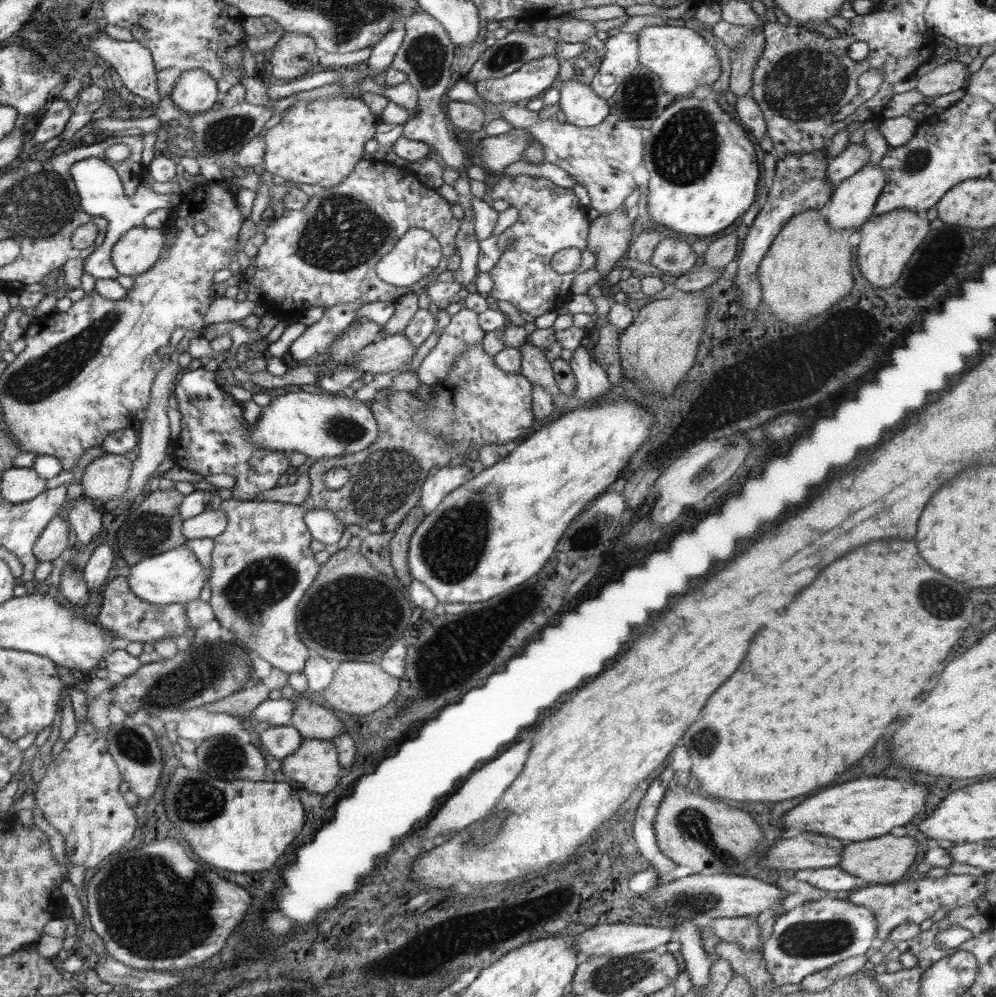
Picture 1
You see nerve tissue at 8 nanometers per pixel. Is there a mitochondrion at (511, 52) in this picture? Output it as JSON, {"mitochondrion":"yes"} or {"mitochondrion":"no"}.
{"mitochondrion":"yes"}

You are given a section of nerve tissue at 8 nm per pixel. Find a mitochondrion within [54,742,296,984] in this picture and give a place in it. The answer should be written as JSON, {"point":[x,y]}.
{"point":[128,897]}

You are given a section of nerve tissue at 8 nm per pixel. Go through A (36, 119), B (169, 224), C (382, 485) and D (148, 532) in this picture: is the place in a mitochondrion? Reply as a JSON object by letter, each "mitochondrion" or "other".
{"A":"other","B":"other","C":"mitochondrion","D":"mitochondrion"}

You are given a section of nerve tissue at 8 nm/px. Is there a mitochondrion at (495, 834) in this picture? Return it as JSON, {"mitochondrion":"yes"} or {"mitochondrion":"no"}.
{"mitochondrion":"yes"}

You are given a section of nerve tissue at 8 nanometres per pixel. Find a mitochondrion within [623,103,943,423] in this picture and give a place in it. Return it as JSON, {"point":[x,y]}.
{"point":[919,158]}

